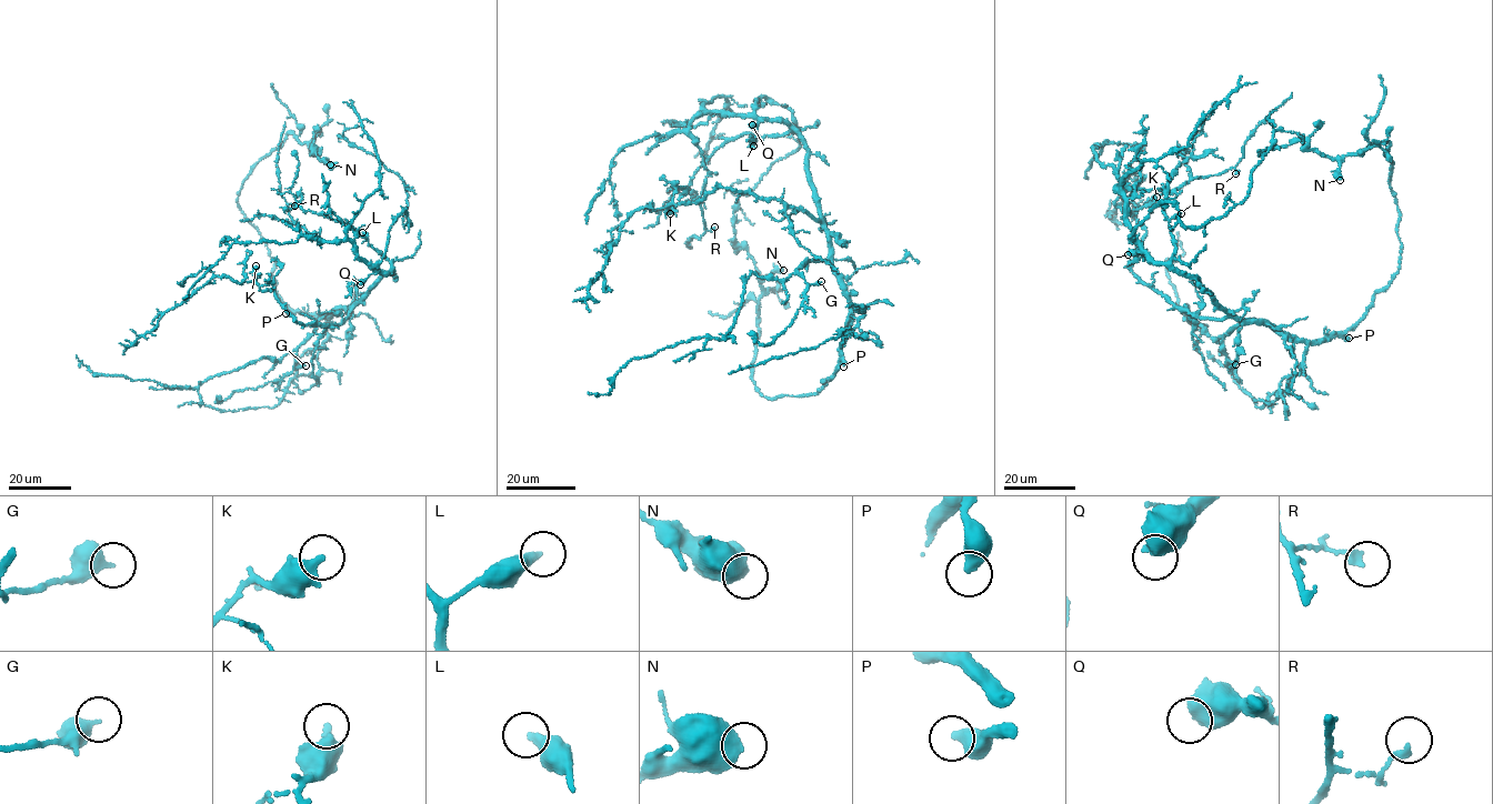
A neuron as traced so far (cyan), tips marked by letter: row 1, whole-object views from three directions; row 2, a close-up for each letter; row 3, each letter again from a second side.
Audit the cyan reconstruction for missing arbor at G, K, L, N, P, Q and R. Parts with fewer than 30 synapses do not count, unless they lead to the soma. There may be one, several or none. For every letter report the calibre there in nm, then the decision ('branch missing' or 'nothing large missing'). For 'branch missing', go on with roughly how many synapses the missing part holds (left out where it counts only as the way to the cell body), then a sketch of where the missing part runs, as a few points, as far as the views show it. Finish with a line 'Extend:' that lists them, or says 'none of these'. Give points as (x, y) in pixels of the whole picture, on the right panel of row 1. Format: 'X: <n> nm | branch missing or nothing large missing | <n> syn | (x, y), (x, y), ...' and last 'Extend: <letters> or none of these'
G: 550 nm | nothing large missing
K: 480 nm | nothing large missing
L: 320 nm | nothing large missing
N: 650 nm | nothing large missing
P: 480 nm | branch missing | (1349, 338), (1351, 332), (1366, 350), (1366, 355), (1359, 347), (1335, 333), (1329, 325), (1331, 320), (1328, 321)
Q: 650 nm | nothing large missing
R: 200 nm | nothing large missing
Extend: P

